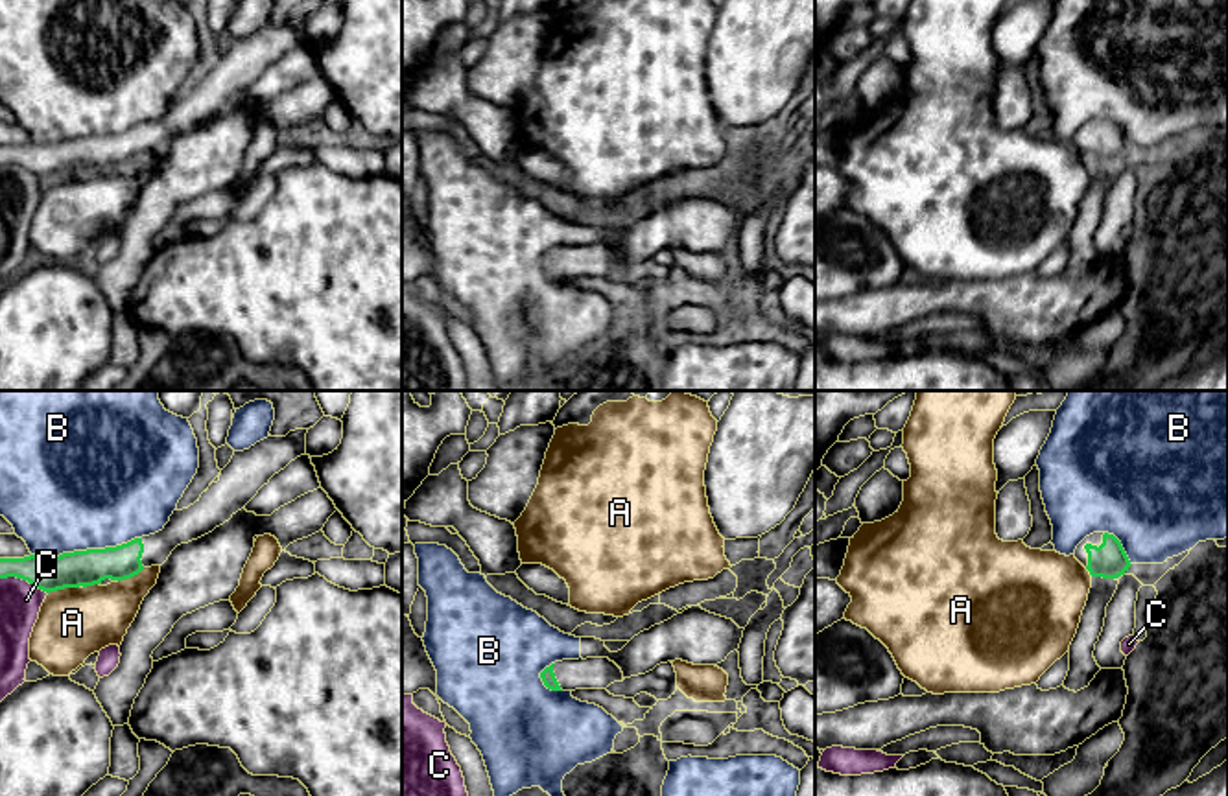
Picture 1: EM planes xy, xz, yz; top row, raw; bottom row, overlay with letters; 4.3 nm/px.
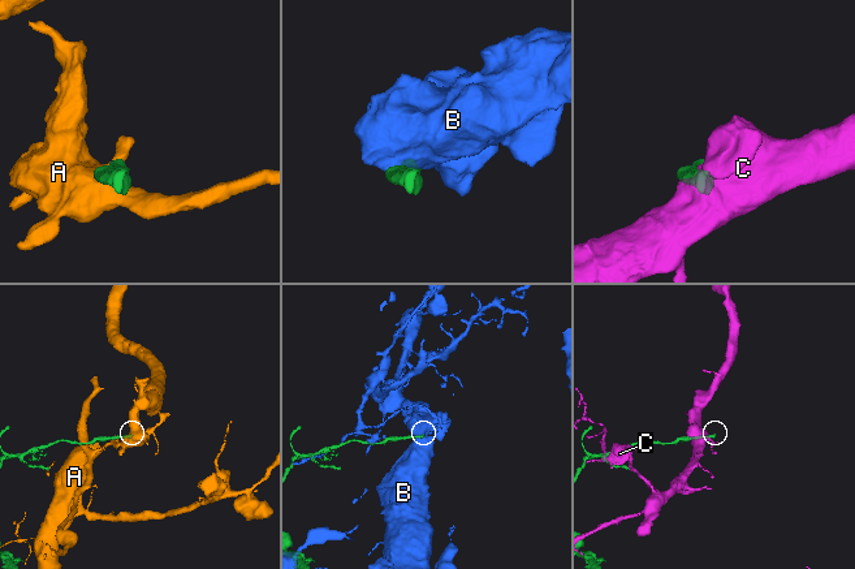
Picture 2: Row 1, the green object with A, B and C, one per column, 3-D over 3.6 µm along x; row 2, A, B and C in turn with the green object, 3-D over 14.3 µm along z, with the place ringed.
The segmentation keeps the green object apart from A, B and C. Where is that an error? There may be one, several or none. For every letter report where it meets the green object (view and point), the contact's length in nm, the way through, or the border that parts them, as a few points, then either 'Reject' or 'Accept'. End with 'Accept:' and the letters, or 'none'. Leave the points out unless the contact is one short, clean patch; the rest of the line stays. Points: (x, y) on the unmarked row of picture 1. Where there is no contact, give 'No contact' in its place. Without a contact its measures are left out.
A: Touches green at xy (63, 175). Shared border 140 nm. Reject
B: Touches green at xy (87, 137). Shared border 480 nm. Reject
C: Touches green at xy (24, 166). Shared border 220 nm. Reject
Accept: none

